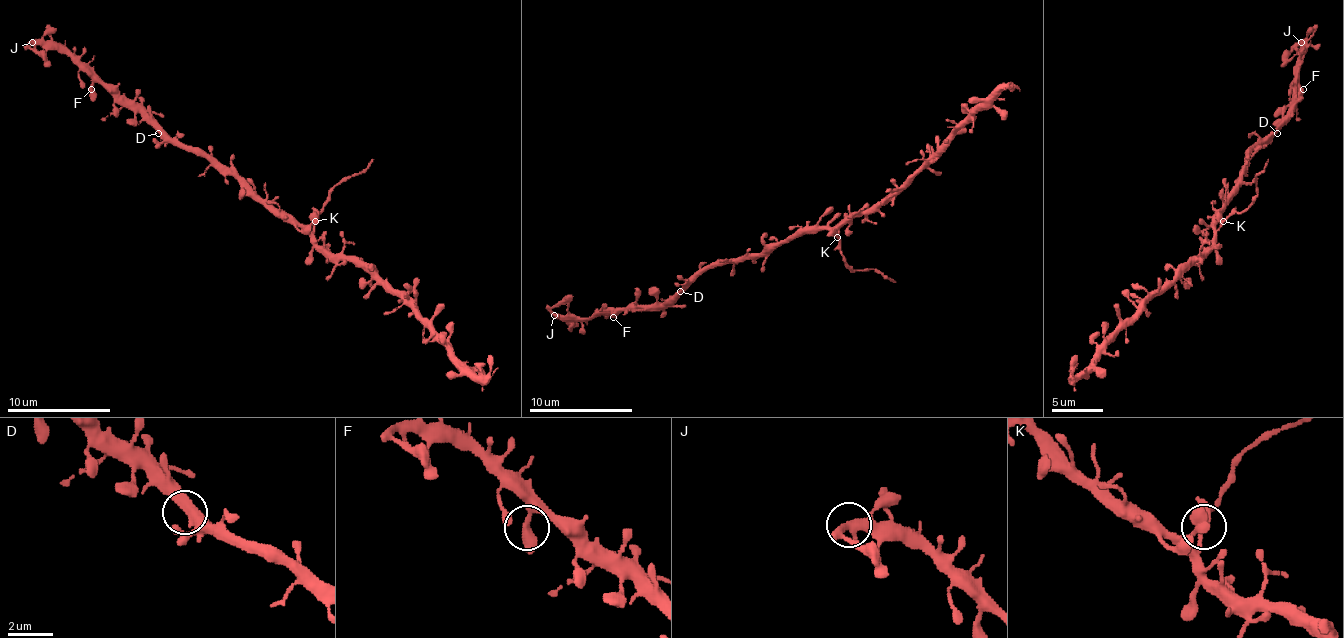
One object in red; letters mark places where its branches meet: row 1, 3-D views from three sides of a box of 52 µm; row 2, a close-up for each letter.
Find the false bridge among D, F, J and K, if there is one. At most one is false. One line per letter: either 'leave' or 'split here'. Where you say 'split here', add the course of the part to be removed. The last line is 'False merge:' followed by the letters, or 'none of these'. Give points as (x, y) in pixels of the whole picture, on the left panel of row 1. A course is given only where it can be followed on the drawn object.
D: leave
F: leave
J: leave
K: split here | (316, 220), (332, 189), (350, 179), (373, 158)
False merge: K

